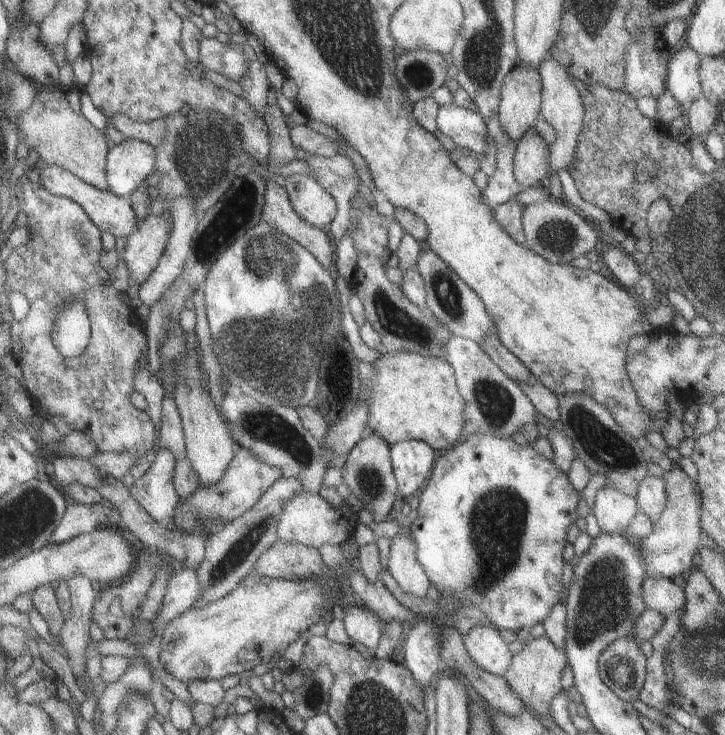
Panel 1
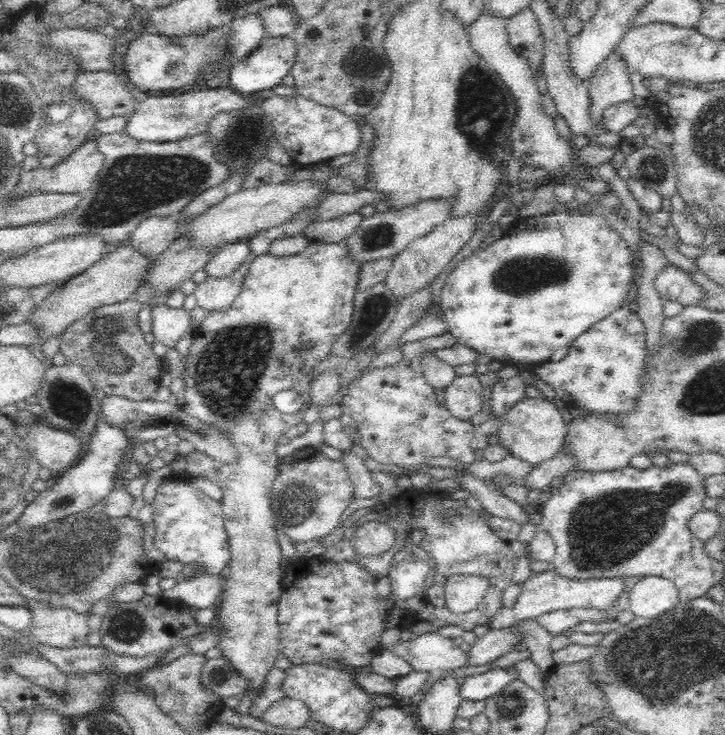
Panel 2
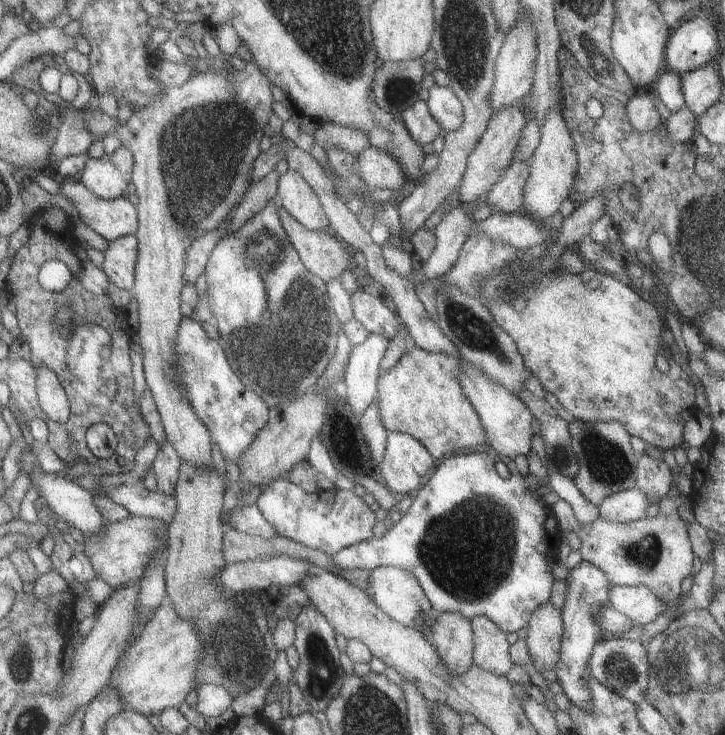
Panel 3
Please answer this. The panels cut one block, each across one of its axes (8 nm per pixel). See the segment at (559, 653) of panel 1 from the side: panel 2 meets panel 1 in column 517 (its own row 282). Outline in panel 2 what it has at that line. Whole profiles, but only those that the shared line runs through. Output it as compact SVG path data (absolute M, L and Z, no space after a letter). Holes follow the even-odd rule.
M669 263L654 278L654 286L660 299L676 301L684 307L696 306L706 298L706 289L700 289L689 273Z

